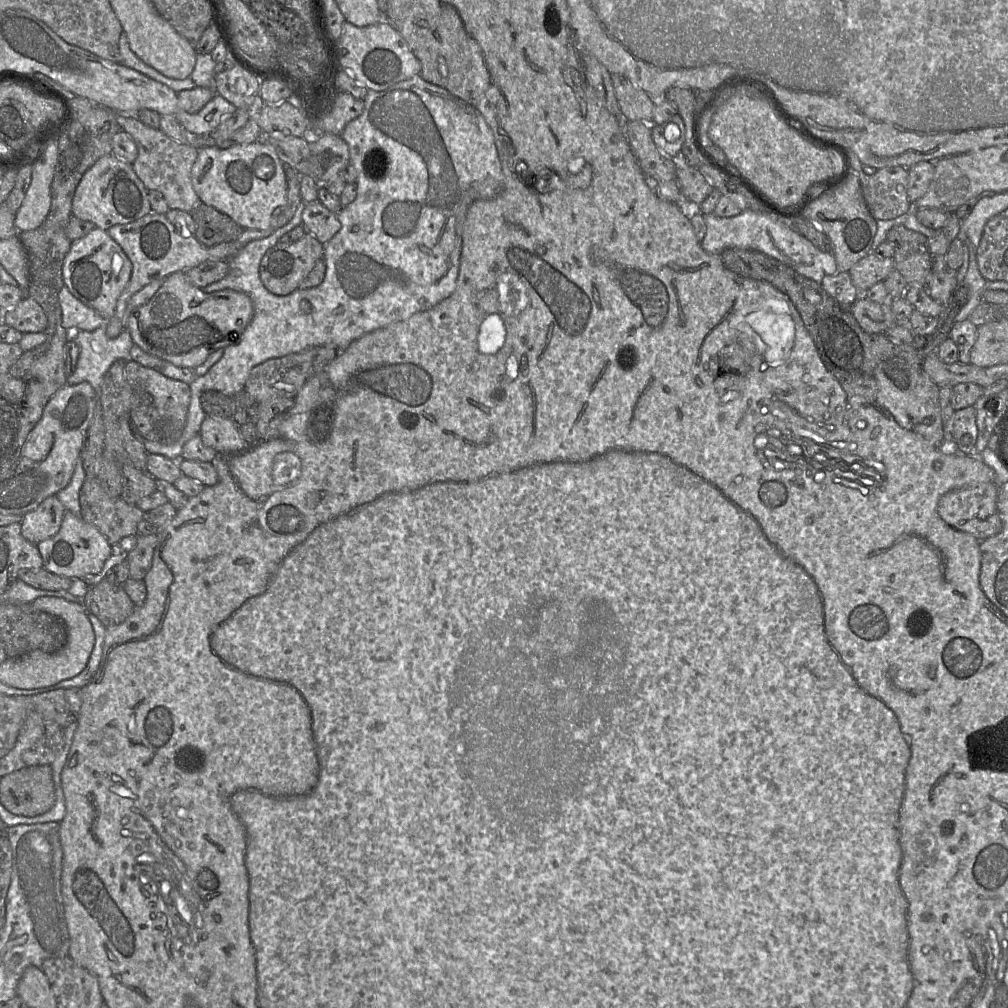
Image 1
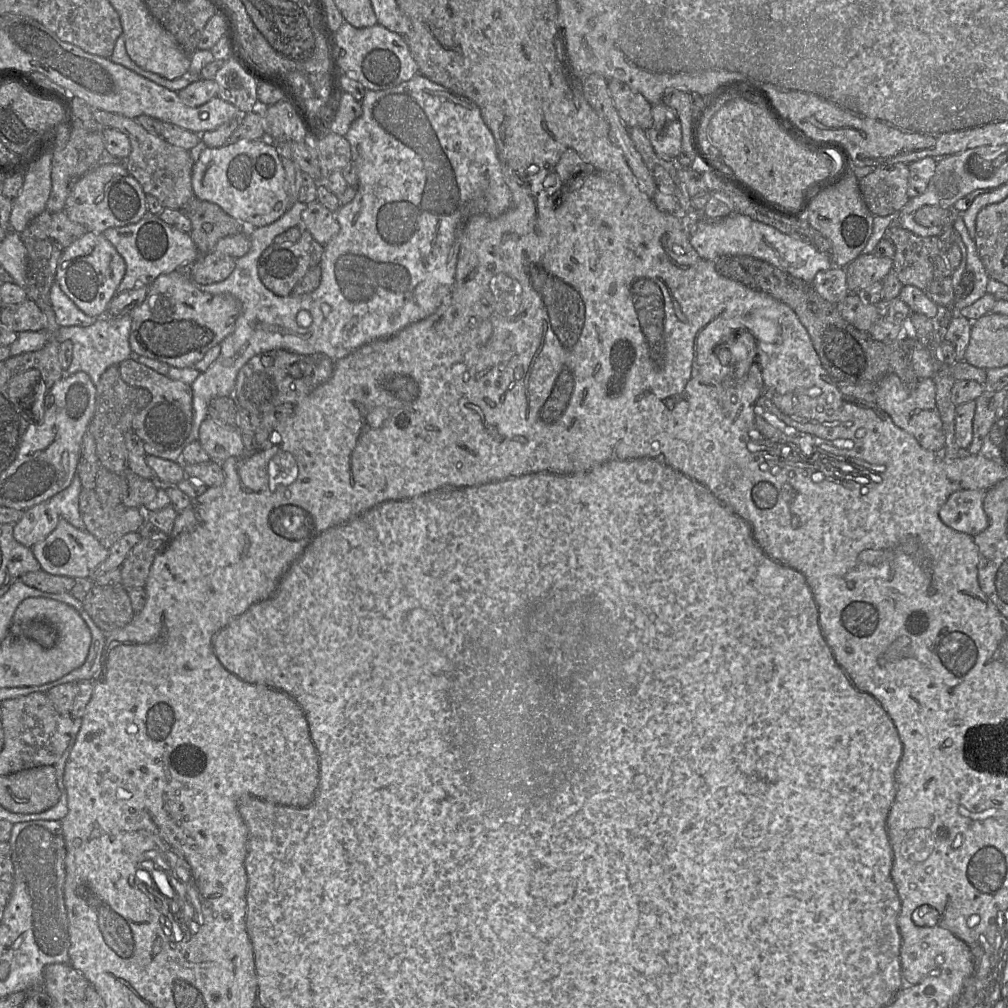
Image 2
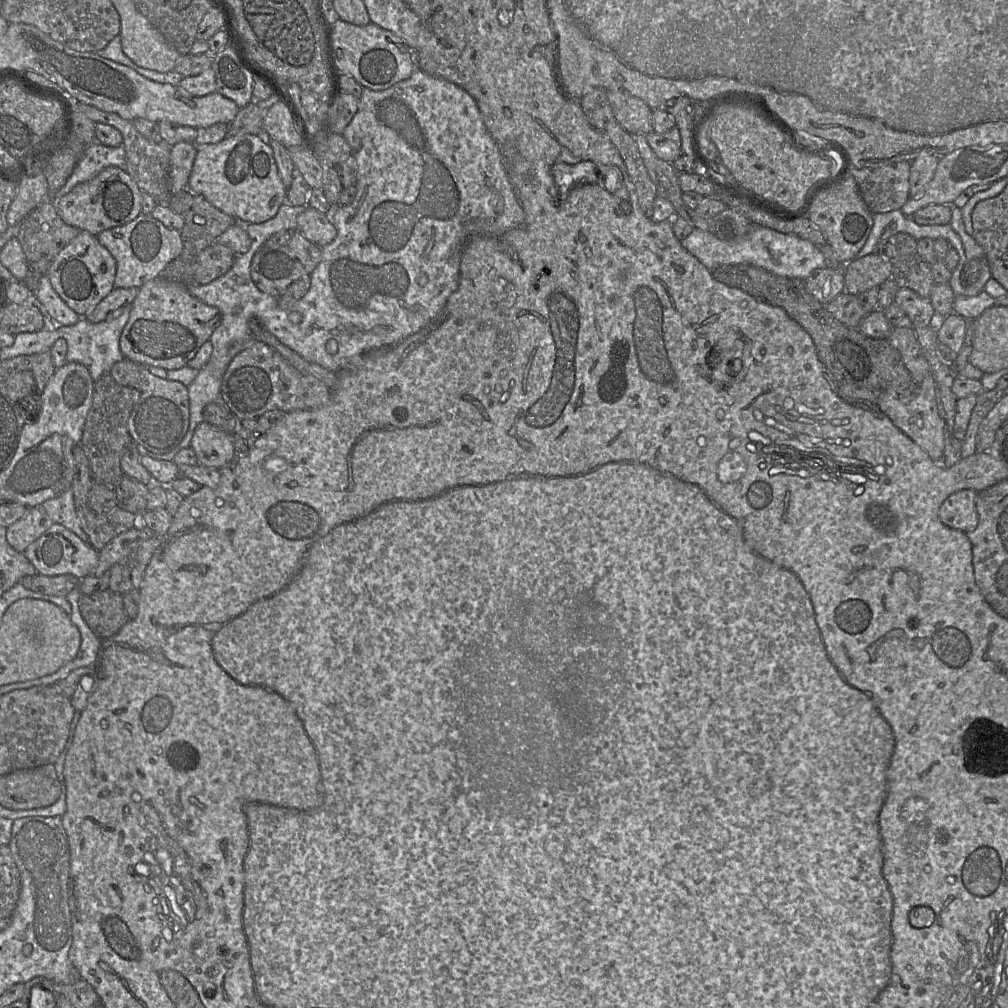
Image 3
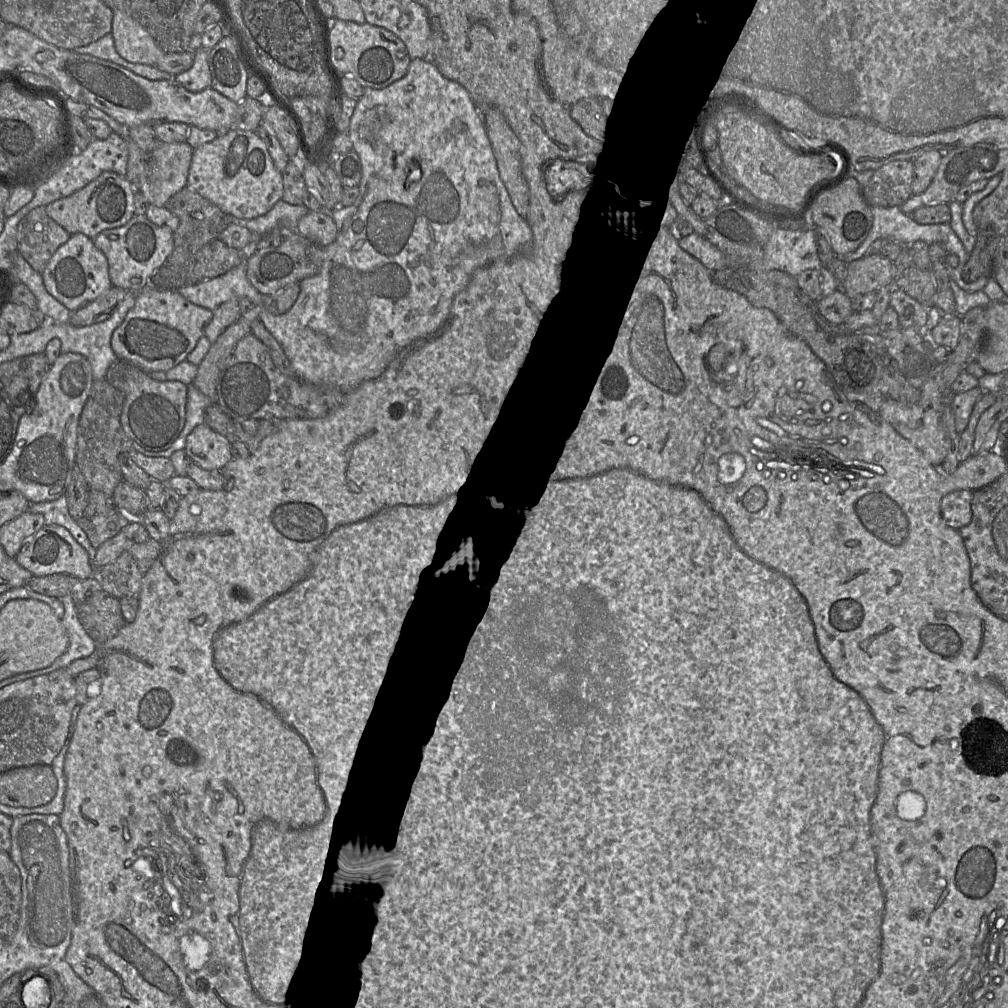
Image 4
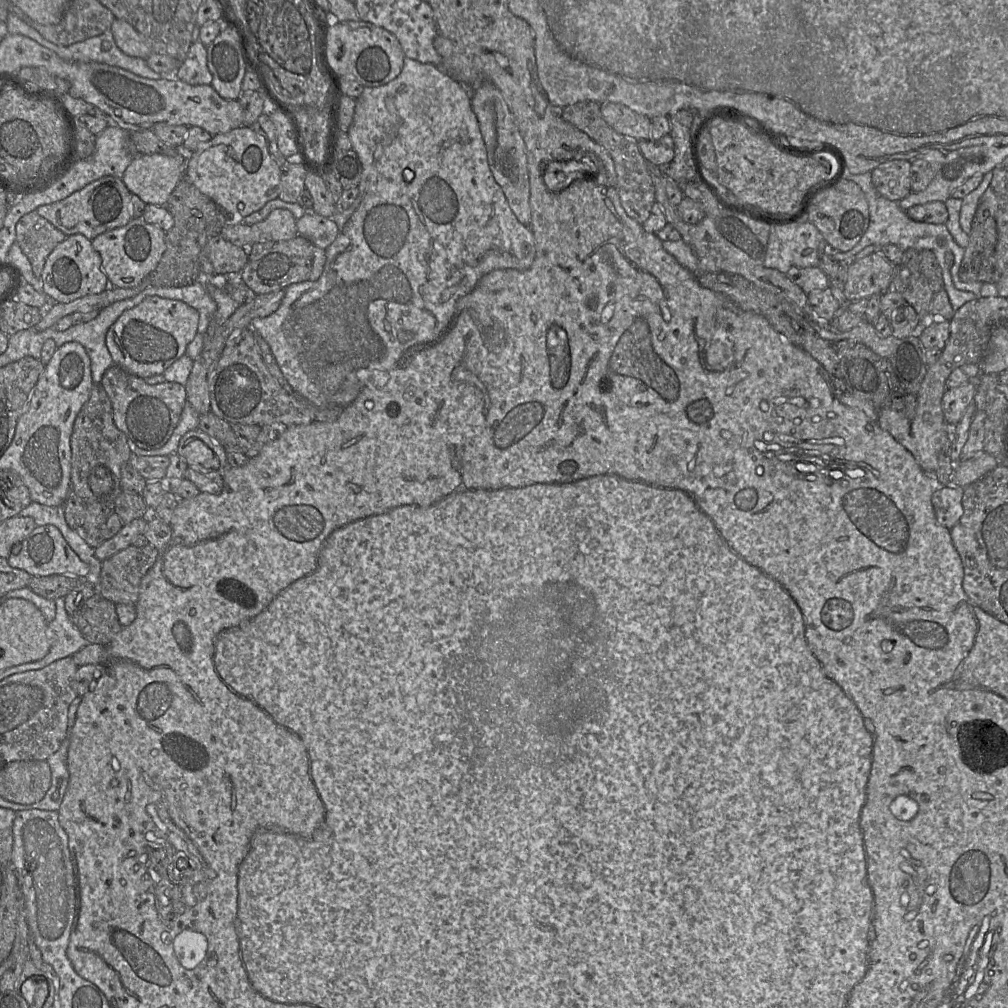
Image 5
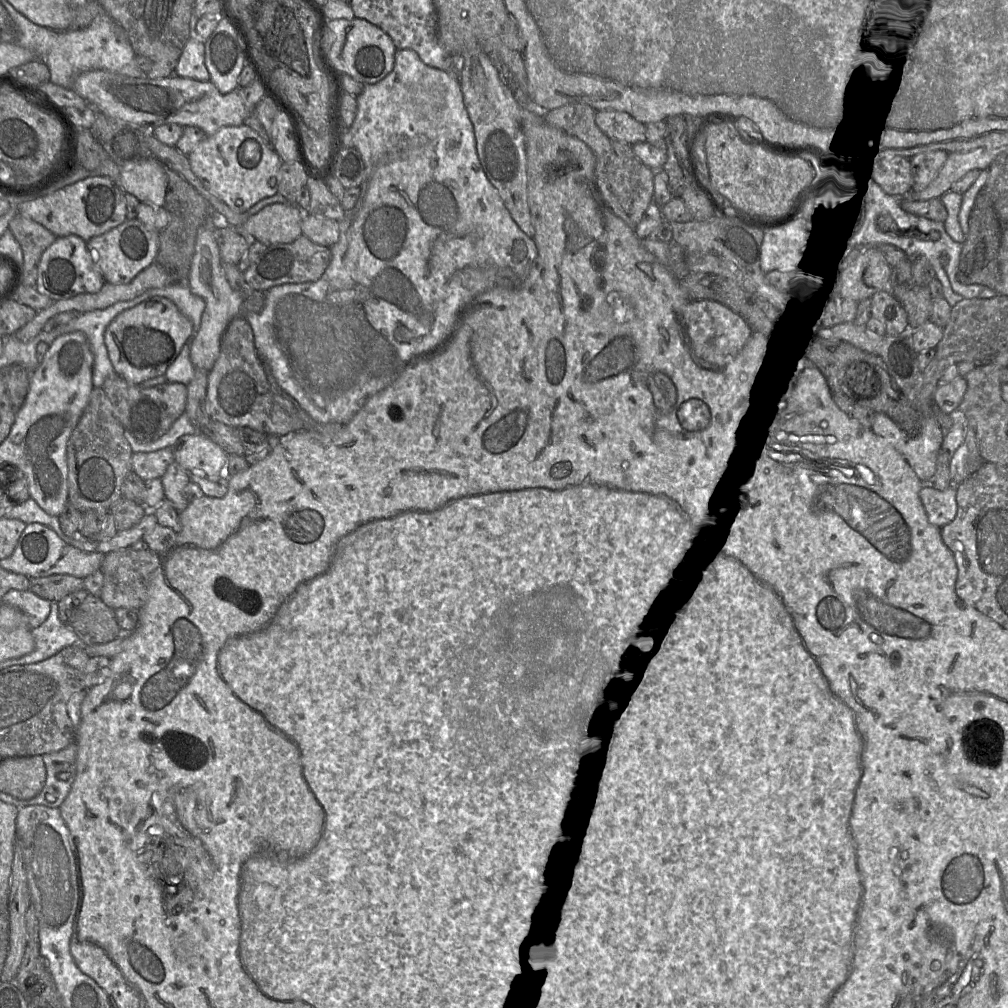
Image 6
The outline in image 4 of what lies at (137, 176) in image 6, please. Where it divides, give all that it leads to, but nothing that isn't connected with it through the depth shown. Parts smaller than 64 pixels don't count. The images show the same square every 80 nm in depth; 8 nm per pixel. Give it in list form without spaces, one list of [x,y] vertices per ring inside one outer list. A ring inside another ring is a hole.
[[[187,142],[163,143],[150,153],[146,181],[136,190],[148,204],[164,207],[170,197],[187,186],[193,150]]]

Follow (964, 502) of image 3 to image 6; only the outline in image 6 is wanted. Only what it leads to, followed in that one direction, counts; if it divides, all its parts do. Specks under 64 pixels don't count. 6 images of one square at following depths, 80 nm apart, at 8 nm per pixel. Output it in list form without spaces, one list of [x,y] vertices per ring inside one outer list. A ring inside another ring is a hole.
[[[924,484],[919,492],[931,524],[941,528],[951,522],[957,513],[956,486],[937,490],[930,484]]]

